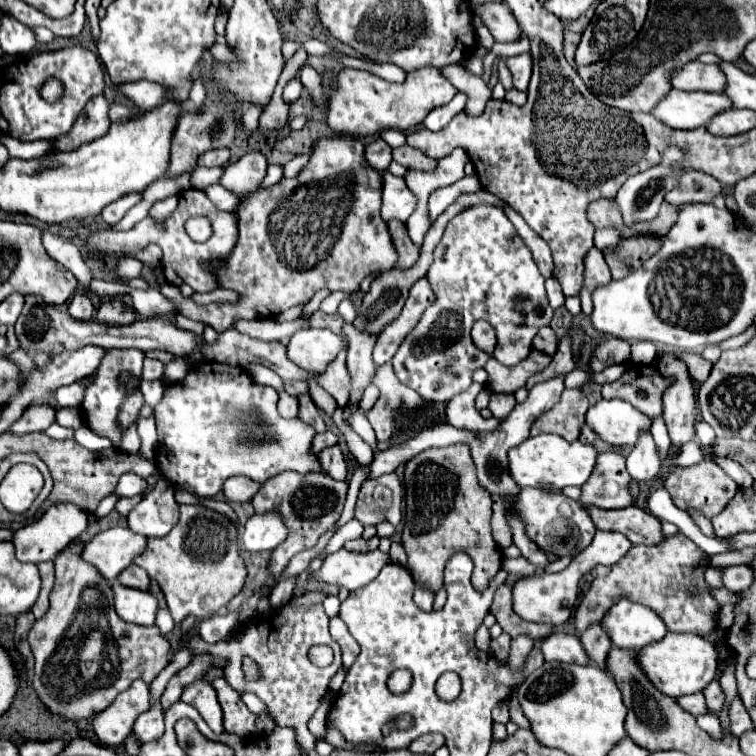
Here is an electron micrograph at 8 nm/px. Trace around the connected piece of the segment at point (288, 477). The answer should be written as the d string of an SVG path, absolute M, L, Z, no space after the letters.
M287 471L287 473L281 473L281 475L269 479L259 489L259 493L253 497L255 513L269 513L269 511L277 509L281 513L281 519L285 521L285 525L289 529L289 537L277 549L273 549L273 553L269 557L269 571L277 579L277 585L273 587L273 593L271 593L273 609L283 607L293 597L293 589L297 585L297 577L281 579L289 559L295 553L313 547L317 543L317 539L339 519L339 515L343 511L345 495L347 495L347 483L345 481L335 481L325 473L299 475L299 473L293 473L293 471L289 473Z

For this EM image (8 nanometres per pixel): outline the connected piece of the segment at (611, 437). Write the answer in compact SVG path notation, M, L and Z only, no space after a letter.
M601 399L587 411L587 425L595 429L595 433L611 445L635 445L639 441L639 435L651 429L651 423L653 423L651 417L645 417L641 411L633 409L633 405L621 399L611 399L611 401Z

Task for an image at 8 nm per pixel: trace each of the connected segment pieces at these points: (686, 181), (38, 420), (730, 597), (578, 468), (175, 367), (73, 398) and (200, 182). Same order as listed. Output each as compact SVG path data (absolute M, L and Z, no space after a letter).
M689 171L681 177L677 189L673 189L665 195L665 201L671 205L711 203L721 193L723 193L723 187L717 179L713 179L701 171Z
M49 403L31 405L19 421L11 425L13 433L29 433L29 431L45 431L51 423L55 423L55 407Z
M722 587L720 589L711 588L711 595L715 597L715 600L721 607L729 603L735 603L739 600L739 593L728 591L728 589L726 589L725 587Z
M559 435L529 437L519 447L509 451L511 475L521 487L539 487L553 491L561 491L567 485L581 487L589 479L595 461L597 461L597 451L593 449L593 445L581 441L569 443Z
M175 357L171 363L167 363L167 375L169 375L169 379L171 381L181 381L183 377L185 377L185 373L189 373L189 367L187 367L187 363L185 363L185 359L183 357Z
M83 379L83 381L77 381L77 383L69 385L69 387L59 387L53 393L53 403L57 407L79 407L81 401L83 401L87 383L89 383L89 379Z
M197 167L193 171L193 177L191 177L191 185L197 187L197 189L203 189L207 185L213 185L221 179L221 173L223 173L223 167L213 167L213 169L207 169L207 167Z

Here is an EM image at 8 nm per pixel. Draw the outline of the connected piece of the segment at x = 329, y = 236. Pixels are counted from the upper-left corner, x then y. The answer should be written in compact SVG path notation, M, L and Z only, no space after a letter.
M319 137L313 141L309 163L293 179L281 179L279 183L259 189L253 197L247 197L239 205L239 241L233 253L225 261L209 261L203 267L217 275L221 289L233 289L239 293L237 303L209 303L197 307L191 299L181 297L173 285L161 285L161 293L179 305L179 313L205 321L217 333L231 329L239 319L267 319L295 305L305 305L319 289L343 291L353 295L359 291L361 281L371 271L389 271L397 263L397 251L393 249L391 235L381 231L381 173L371 169L363 157L363 143L355 137Z

